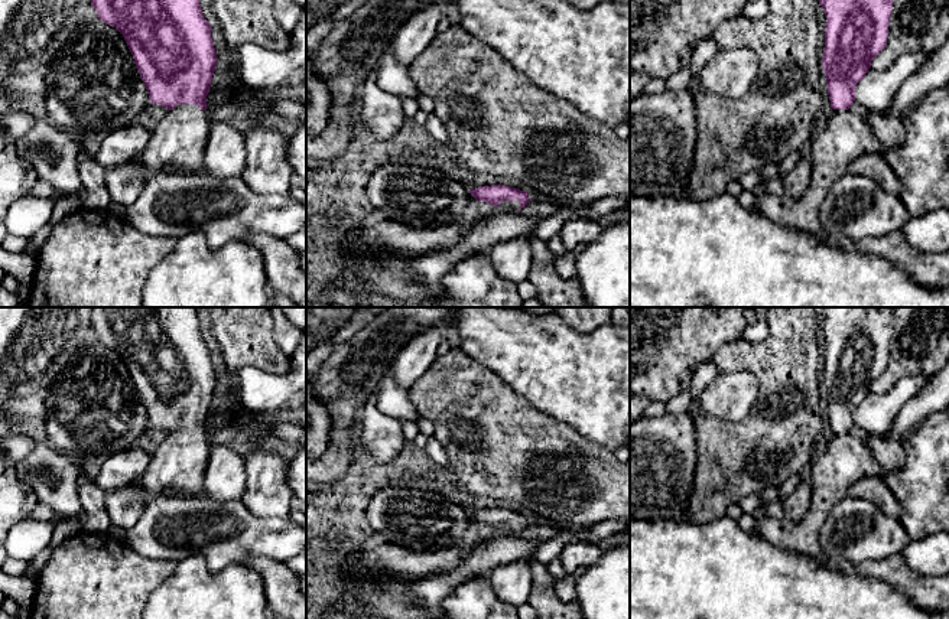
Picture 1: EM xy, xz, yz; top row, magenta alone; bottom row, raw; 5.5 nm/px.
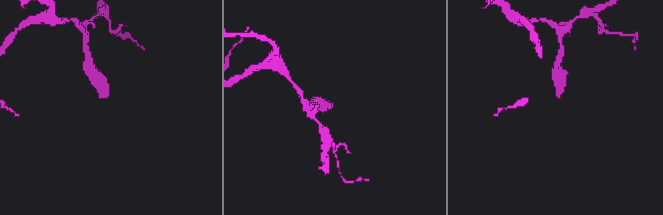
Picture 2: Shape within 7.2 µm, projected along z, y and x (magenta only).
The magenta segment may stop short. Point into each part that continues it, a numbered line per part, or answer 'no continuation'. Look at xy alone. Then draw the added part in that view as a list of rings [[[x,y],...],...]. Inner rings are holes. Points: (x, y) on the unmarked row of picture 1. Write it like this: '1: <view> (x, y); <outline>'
1: xy (178, 466); [[[178,427],[150,455],[140,483],[150,498],[202,495],[209,453],[207,433],[199,433],[195,427]]]

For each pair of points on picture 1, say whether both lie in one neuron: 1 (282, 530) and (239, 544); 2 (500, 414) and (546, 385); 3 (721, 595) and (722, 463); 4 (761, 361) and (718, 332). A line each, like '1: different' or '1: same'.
1: same
2: different
3: different
4: different

